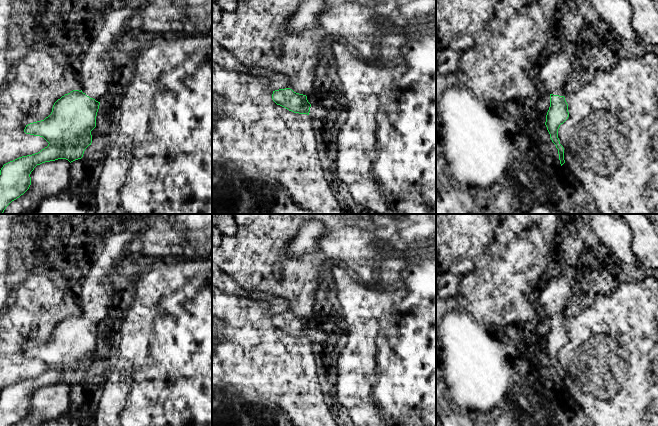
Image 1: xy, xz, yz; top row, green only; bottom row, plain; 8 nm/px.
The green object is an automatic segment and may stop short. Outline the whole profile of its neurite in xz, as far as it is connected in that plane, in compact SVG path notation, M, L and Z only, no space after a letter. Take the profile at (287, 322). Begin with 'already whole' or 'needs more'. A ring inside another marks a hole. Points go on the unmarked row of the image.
needs more | M290 312L273 315L273 325L289 335L299 338L307 338L312 344L320 343L331 345L334 336L323 329L311 329L307 320L294 316Z

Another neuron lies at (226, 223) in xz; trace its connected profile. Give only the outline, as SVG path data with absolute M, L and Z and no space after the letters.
M212 214L212 224L226 236L234 236L238 229L234 214Z

